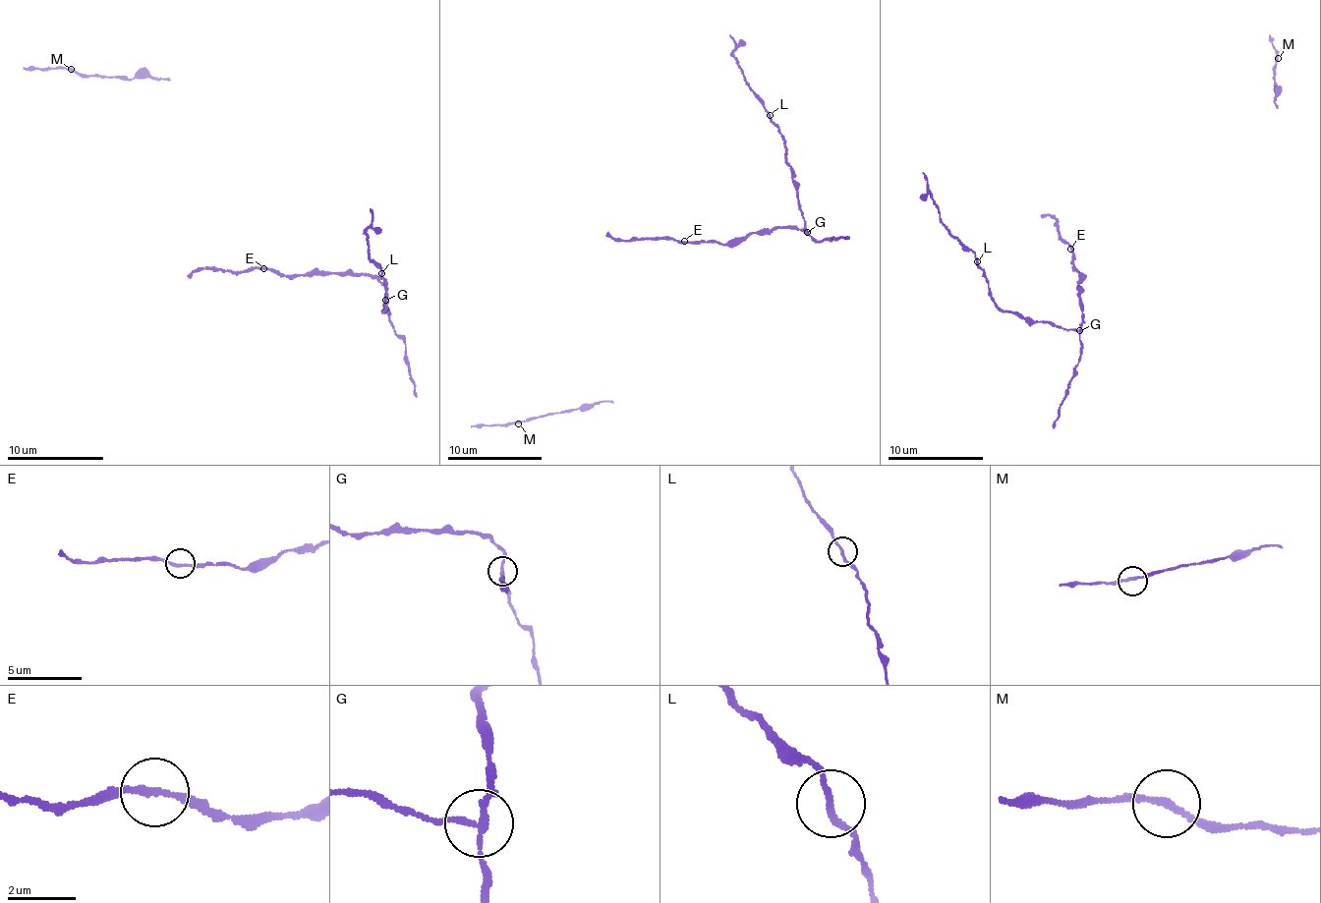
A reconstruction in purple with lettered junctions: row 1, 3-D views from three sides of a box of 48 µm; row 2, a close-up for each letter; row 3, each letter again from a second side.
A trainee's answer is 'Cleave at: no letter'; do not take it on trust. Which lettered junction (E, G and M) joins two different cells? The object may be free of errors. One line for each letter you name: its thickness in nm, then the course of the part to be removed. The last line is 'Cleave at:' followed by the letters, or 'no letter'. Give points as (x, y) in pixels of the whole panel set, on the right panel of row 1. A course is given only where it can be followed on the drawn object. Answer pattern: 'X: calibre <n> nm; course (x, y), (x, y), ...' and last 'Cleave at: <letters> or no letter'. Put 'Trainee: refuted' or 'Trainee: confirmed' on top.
Trainee: refuted
G: calibre 150 nm; course (1080, 331), (1053, 323), (1029, 323), (995, 303), (977, 257), (940, 219), (924, 172)
Cleave at: G

